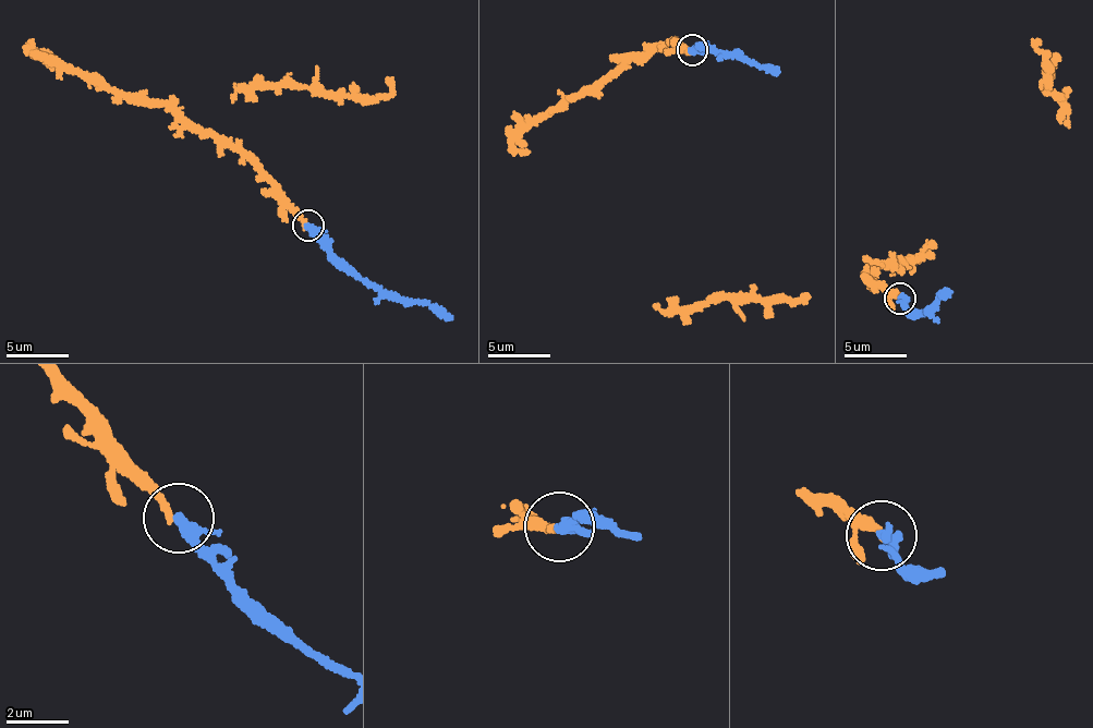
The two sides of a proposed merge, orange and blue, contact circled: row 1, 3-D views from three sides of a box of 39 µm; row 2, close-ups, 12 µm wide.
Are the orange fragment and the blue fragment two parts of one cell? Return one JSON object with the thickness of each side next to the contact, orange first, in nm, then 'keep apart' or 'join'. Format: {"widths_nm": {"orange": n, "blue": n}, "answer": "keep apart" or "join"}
{"widths_nm": {"orange": 200, "blue": 360}, "answer": "join"}

